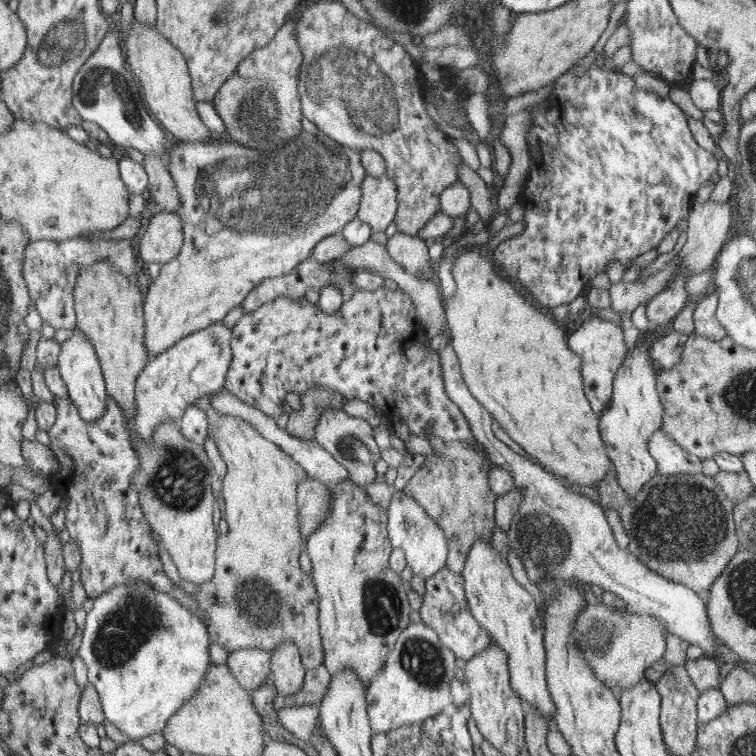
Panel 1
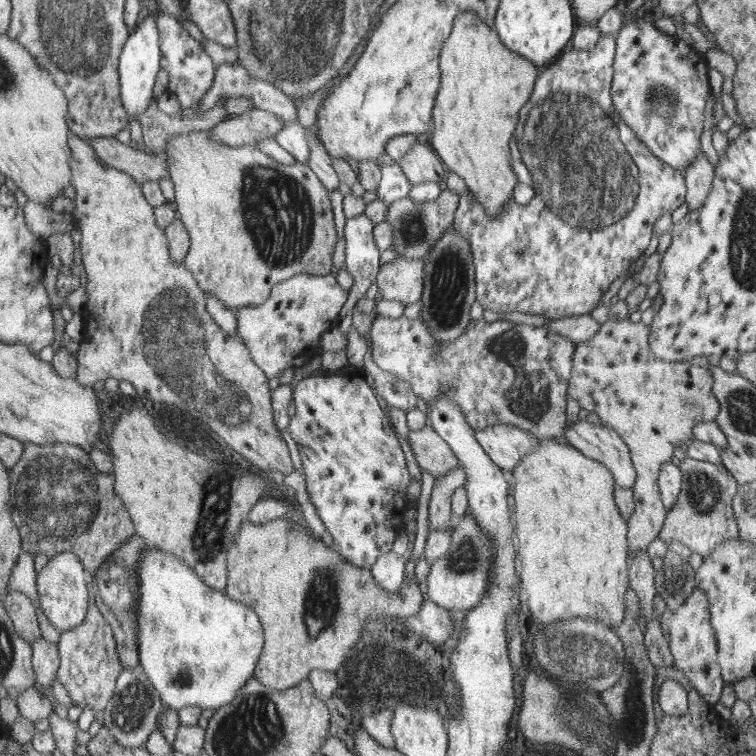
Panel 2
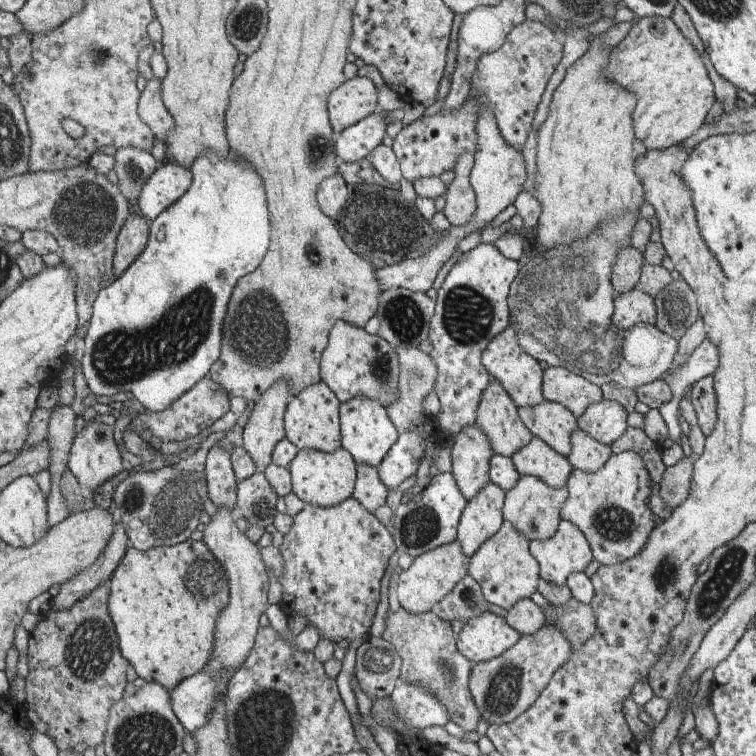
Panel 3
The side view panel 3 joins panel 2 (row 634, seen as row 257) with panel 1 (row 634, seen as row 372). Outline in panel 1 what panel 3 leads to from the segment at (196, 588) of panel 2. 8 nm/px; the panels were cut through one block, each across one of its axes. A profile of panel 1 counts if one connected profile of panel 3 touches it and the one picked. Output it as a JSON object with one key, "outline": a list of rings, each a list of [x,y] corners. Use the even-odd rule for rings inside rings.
{"outline":[[[142,580],[116,584],[92,601],[93,607],[82,613],[80,627],[83,633],[75,657],[85,664],[88,683],[97,691],[104,719],[129,739],[141,741],[149,734],[163,731],[172,714],[200,687],[211,664],[207,627],[174,598]]]}

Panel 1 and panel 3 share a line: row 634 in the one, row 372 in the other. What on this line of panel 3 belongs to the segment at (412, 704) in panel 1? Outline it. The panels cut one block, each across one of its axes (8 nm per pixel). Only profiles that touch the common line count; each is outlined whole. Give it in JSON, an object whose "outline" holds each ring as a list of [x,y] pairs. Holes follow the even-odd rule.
{"outline":[[[402,347],[393,348],[397,352],[399,362],[399,399],[395,403],[387,405],[388,416],[392,424],[397,427],[397,432],[407,431],[407,428],[420,425],[418,420],[423,412],[421,402],[423,398],[435,388],[436,384],[436,363],[427,353],[419,350],[418,347]]]}

